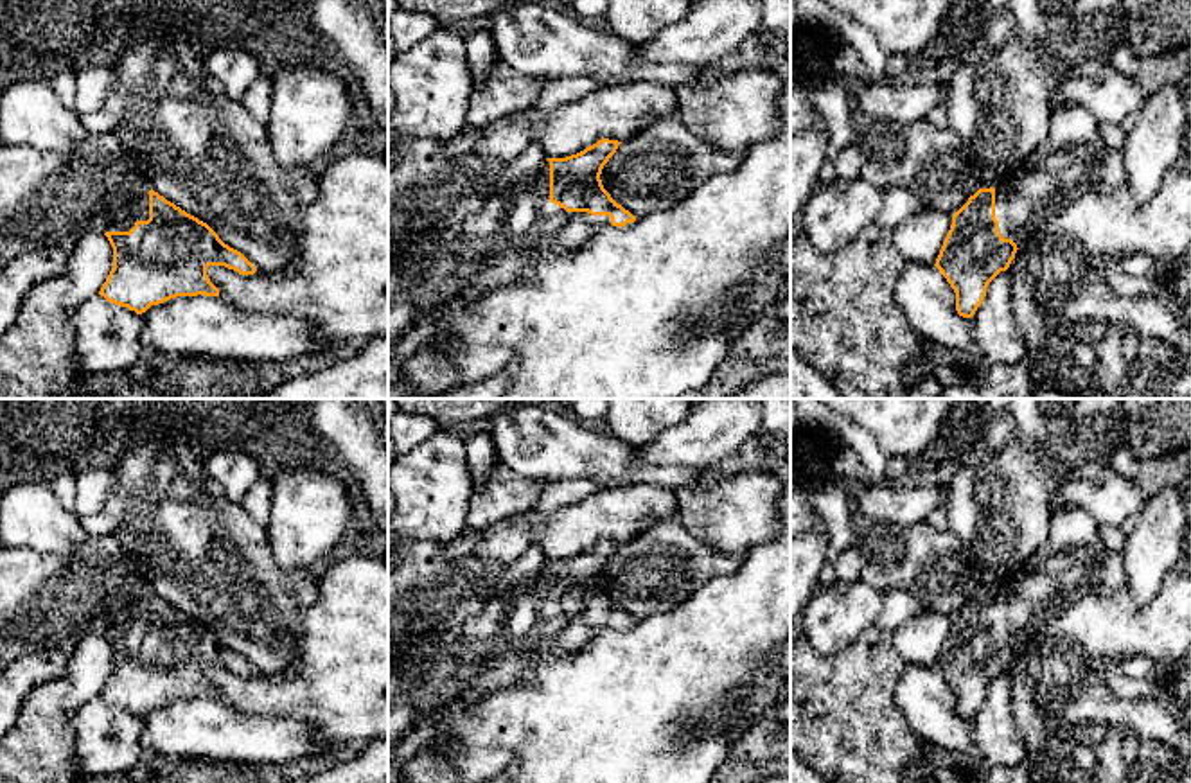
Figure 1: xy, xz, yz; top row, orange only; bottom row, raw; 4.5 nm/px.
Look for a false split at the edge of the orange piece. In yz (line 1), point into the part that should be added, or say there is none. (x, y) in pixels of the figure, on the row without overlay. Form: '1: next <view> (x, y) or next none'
1: next yz (1064, 570)

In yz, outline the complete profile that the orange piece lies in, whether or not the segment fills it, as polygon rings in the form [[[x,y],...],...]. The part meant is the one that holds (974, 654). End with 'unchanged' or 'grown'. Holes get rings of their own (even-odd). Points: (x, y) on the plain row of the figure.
[[[1058,508],[1053,512],[1051,533],[1038,551],[1004,584],[979,591],[952,618],[934,668],[954,691],[959,718],[972,720],[975,717],[988,686],[1010,670],[1017,652],[1038,629],[1054,621],[1101,585],[1105,555],[1107,548],[1094,517],[1081,508]]]; grown

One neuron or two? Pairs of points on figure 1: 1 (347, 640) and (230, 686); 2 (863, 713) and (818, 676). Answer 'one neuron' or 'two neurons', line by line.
1: one neuron
2: one neuron

